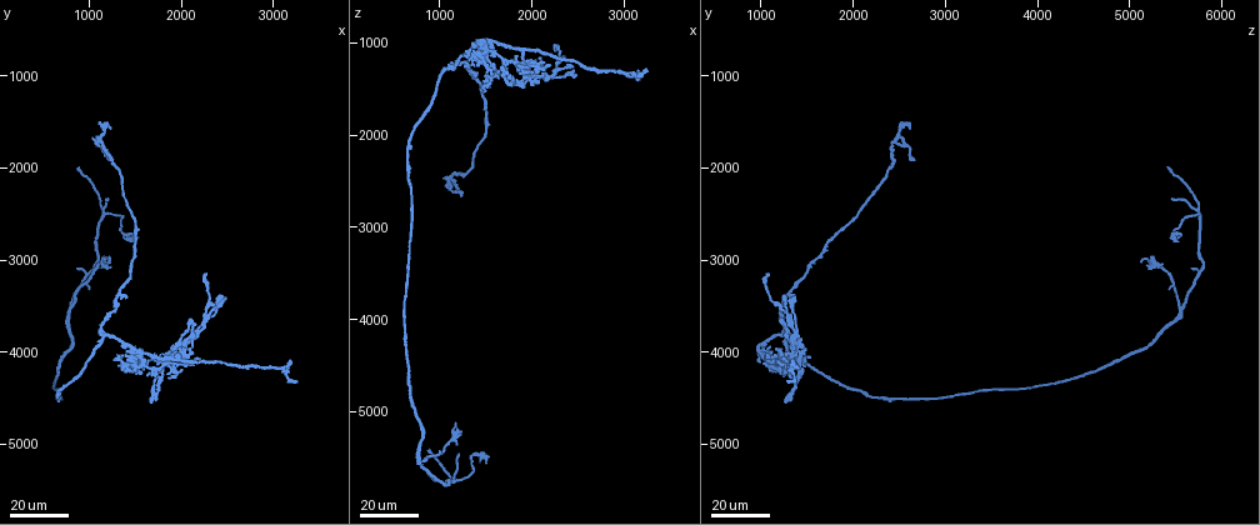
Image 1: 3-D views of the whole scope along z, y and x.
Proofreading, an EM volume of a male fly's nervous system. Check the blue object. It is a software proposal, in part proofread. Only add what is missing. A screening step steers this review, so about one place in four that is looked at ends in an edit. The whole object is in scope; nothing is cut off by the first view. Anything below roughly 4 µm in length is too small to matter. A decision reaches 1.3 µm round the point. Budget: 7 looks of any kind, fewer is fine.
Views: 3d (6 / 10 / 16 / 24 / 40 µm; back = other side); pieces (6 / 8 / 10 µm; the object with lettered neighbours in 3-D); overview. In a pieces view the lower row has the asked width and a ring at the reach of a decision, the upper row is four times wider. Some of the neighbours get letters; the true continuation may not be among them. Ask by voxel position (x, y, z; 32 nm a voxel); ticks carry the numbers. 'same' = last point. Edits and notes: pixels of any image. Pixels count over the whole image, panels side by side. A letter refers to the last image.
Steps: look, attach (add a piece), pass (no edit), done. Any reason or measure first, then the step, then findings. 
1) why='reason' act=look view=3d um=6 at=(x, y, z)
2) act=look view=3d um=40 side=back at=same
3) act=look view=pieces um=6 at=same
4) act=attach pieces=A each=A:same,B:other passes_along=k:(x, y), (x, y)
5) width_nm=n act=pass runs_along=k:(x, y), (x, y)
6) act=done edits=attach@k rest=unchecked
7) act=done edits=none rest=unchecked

why='long arm stops here' act=look view=3d um=16 at=(2250, 3150, 1100)

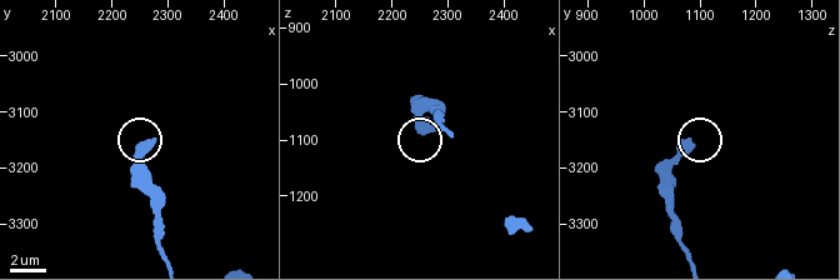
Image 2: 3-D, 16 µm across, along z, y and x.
why='what lies round it' act=look view=pieces um=10 at=(2270, 3145, 1080)

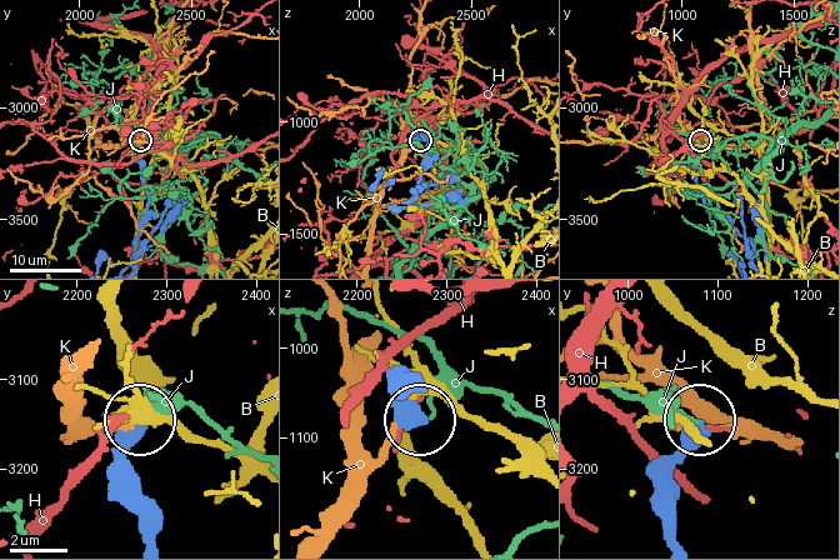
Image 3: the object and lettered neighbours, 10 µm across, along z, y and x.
act=pass each=B:other,H:other,J:other,K:other runs_along=3:(675, 534), (673, 461), (699, 421) found='none of them fits'

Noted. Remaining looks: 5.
why='branch stops here' act=look view=3d um=24 at=(3250, 4350, 1300)

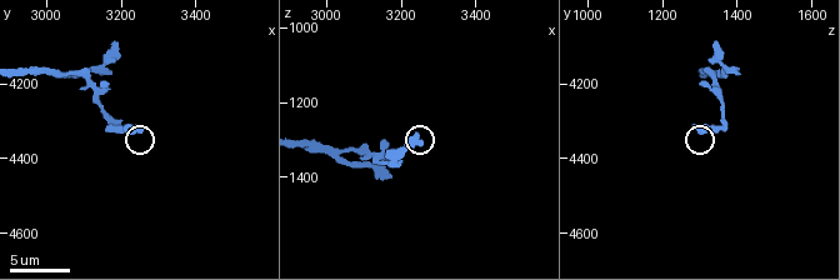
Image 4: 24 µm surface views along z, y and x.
why='see the neighbours' act=look view=pieces um=8 at=(3250, 4330, 1310)

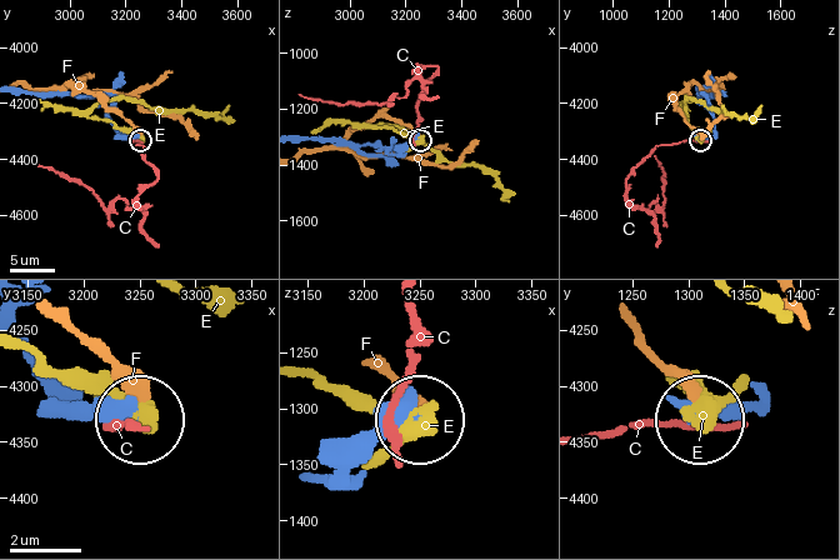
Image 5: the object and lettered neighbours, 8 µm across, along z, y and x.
width_nm=440 act=pass each=C:other,E:other,F:other runs_along=5:(300, 139), (341, 139), (389, 154), (400, 154), (419, 139) found='none of them fits'

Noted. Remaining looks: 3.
why='an open end' act=look view=3d um=24 at=(1150, 3050, 5100)

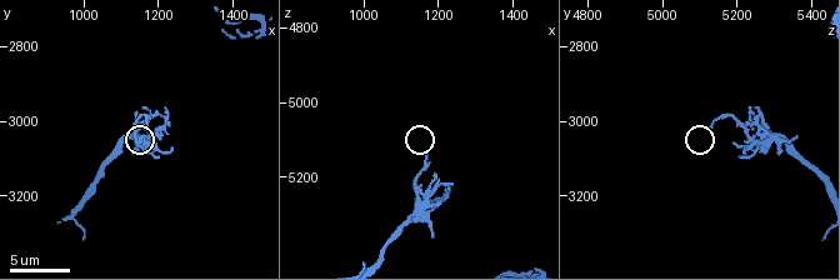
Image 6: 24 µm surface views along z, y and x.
why='see the neighbours' act=look view=pieces um=6 at=(1170, 3010, 5130)

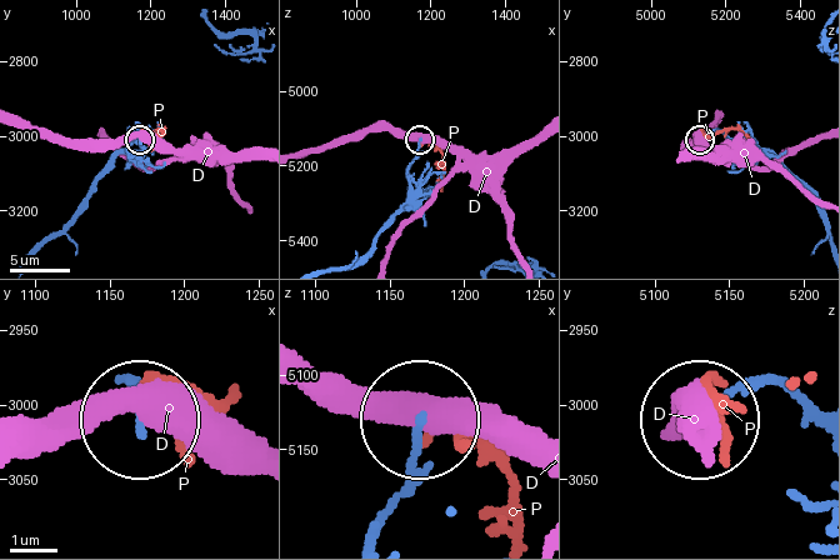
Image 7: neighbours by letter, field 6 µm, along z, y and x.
act=pass each=D:other,P:other runs_along=7:(375, 539), (419, 424) found='no lettered piece goes on from it'

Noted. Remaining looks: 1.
act=done edits=none rest=unchecked

